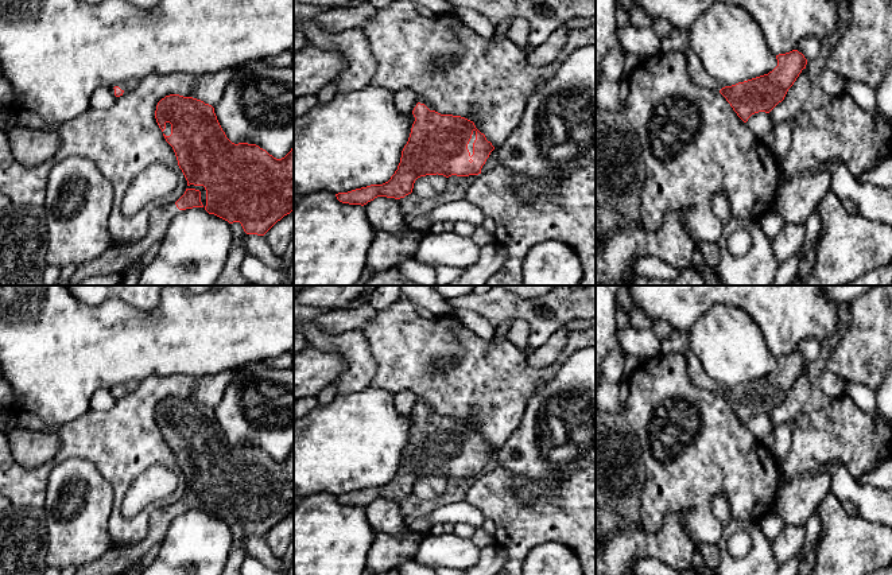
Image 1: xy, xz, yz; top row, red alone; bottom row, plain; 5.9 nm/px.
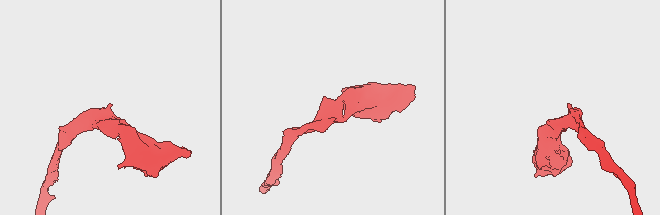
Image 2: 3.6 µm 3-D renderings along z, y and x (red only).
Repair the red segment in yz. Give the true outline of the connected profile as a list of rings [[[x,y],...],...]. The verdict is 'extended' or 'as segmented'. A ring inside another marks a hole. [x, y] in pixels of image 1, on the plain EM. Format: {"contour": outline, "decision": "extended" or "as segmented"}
{"contour": [[[672,330],[666,339],[660,341],[660,350],[662,353],[682,353],[687,360],[691,381],[701,388],[720,393],[744,424],[755,415],[769,415],[782,404],[807,366],[804,357],[792,351],[776,357],[777,368],[768,376],[724,389],[706,374],[691,351],[687,331]]], "decision": "extended"}

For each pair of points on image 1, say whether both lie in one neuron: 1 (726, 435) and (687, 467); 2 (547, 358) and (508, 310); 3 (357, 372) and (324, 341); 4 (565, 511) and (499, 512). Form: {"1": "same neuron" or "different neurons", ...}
{"1": "same neuron", "2": "different neurons", "3": "same neuron", "4": "same neuron"}

